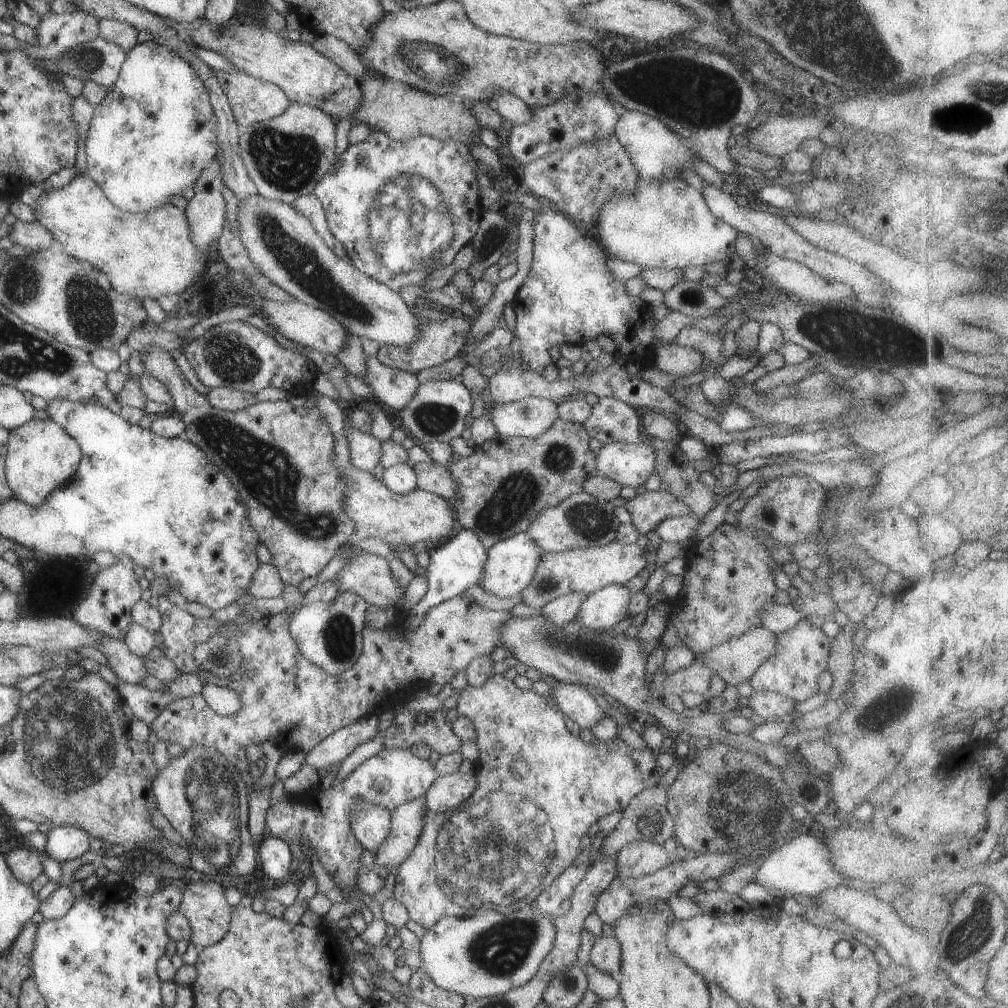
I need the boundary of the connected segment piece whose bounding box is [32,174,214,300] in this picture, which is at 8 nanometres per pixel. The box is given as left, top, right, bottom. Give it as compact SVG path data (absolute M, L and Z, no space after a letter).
M76 175L74 176L68 184L61 186L61 188L47 189L41 196L35 201L33 210L34 220L37 221L41 226L44 226L48 233L53 237L55 242L55 248L63 251L67 256L84 260L98 268L107 278L109 279L111 288L114 291L117 291L121 294L128 294L133 298L138 298L143 300L144 298L151 297L155 299L161 294L165 295L175 295L179 294L183 289L190 287L192 282L205 270L208 262L211 259L211 256L214 256L212 253L208 257L203 257L202 252L192 243L190 239L190 230L188 224L186 223L186 218L184 211L178 209L175 206L172 206L170 203L165 203L160 207L155 207L147 212L142 213L132 213L129 211L120 211L114 204L111 204L107 197L103 194L103 191L99 188L99 185L96 185L87 175Z

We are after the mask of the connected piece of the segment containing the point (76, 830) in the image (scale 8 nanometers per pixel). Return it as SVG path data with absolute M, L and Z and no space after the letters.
M73 825L54 827L46 836L45 854L58 863L89 855L92 838L83 829Z

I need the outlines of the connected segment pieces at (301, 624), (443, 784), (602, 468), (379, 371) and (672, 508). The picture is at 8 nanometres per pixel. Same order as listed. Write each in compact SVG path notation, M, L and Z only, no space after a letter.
M338 592L330 601L302 604L292 612L288 630L307 662L316 664L331 676L338 675L351 668L361 654L363 618L368 606L354 592Z
M457 770L437 777L424 794L424 806L429 811L443 814L457 808L475 790L476 778Z
M643 434L632 443L601 445L594 452L597 474L614 480L622 487L637 488L644 484L655 469L655 454L649 442L650 438Z
M365 355L363 382L368 386L371 397L389 413L394 413L409 402L419 382L414 374L395 371L381 364L374 355Z
M644 491L631 499L626 499L623 506L630 514L631 524L638 534L654 530L661 519L689 515L686 506L671 493L665 491Z

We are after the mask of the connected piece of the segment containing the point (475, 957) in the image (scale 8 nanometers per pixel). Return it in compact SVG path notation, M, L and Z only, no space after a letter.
M527 907L507 914L495 911L485 911L475 913L474 915L472 914L468 917L441 917L438 921L435 921L435 924L432 924L426 930L426 933L420 938L418 955L423 964L422 969L425 970L425 972L431 977L435 986L449 992L460 994L462 997L469 995L471 998L478 999L481 997L499 996L508 990L524 985L526 982L529 982L533 976L535 976L541 959L547 954L547 952L549 952L553 942L555 929L551 919L551 917L548 917L543 913L533 911L531 908Z

